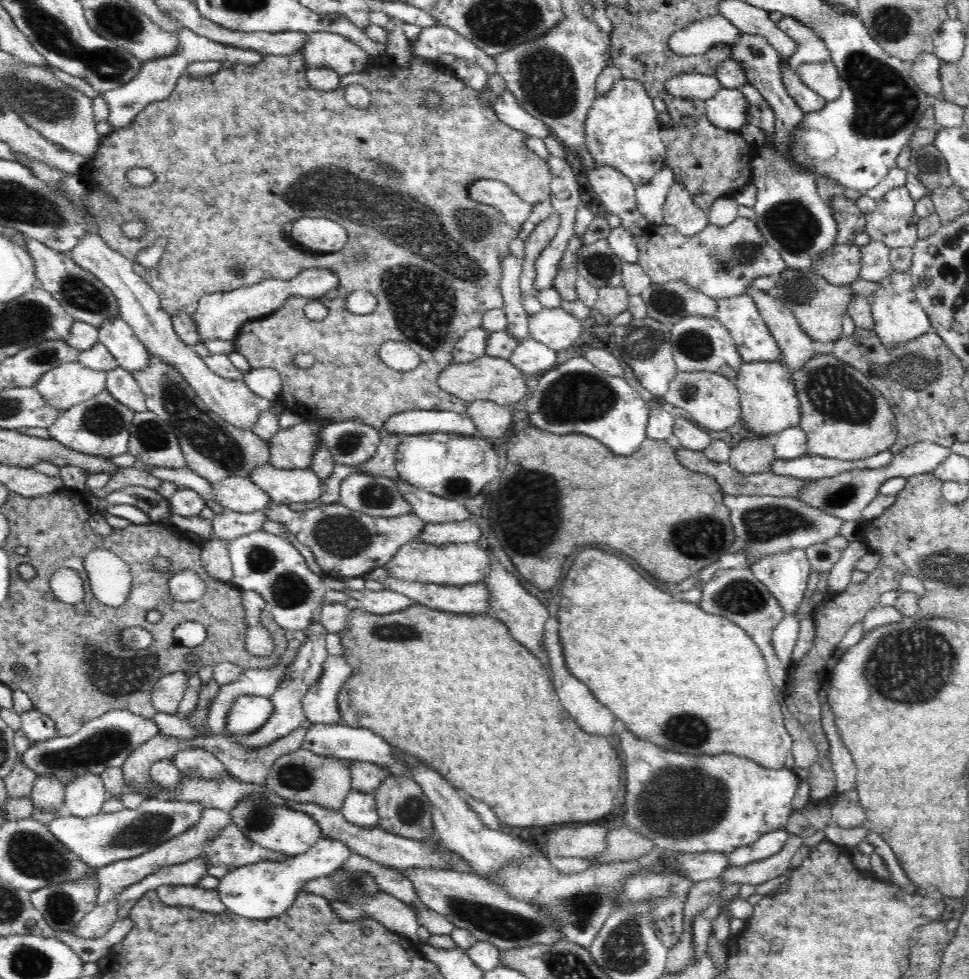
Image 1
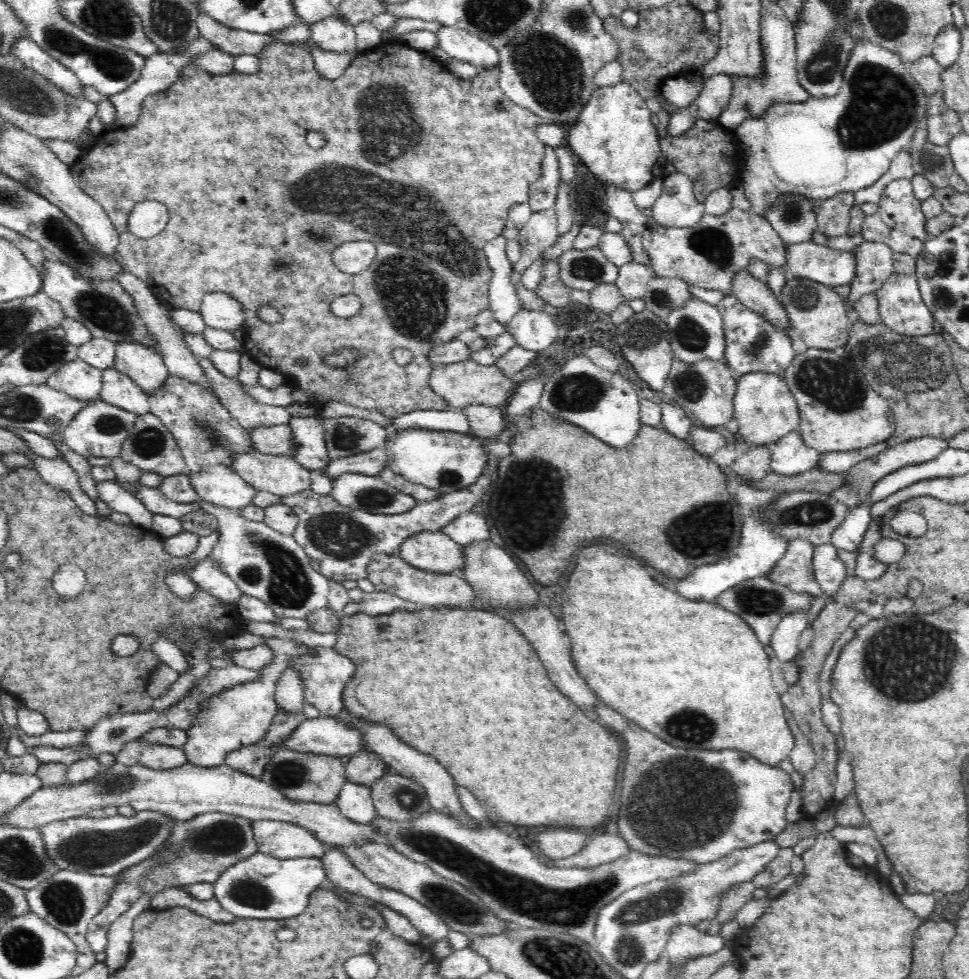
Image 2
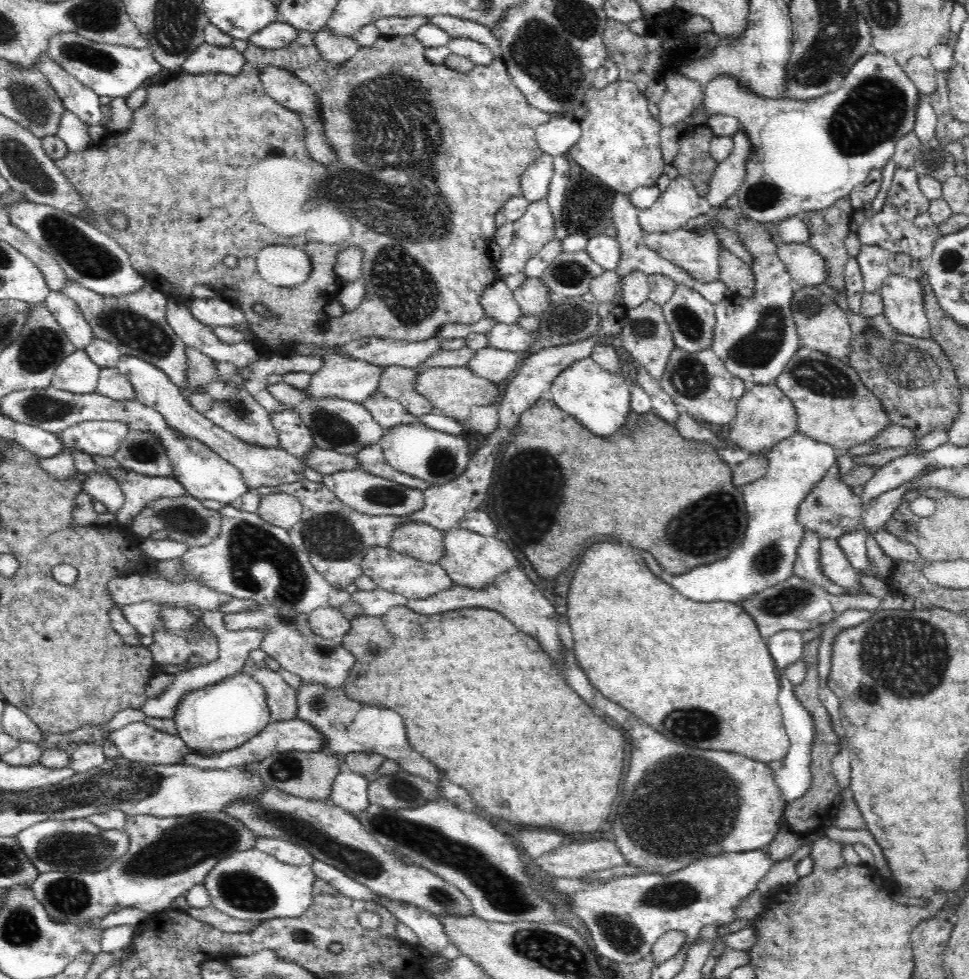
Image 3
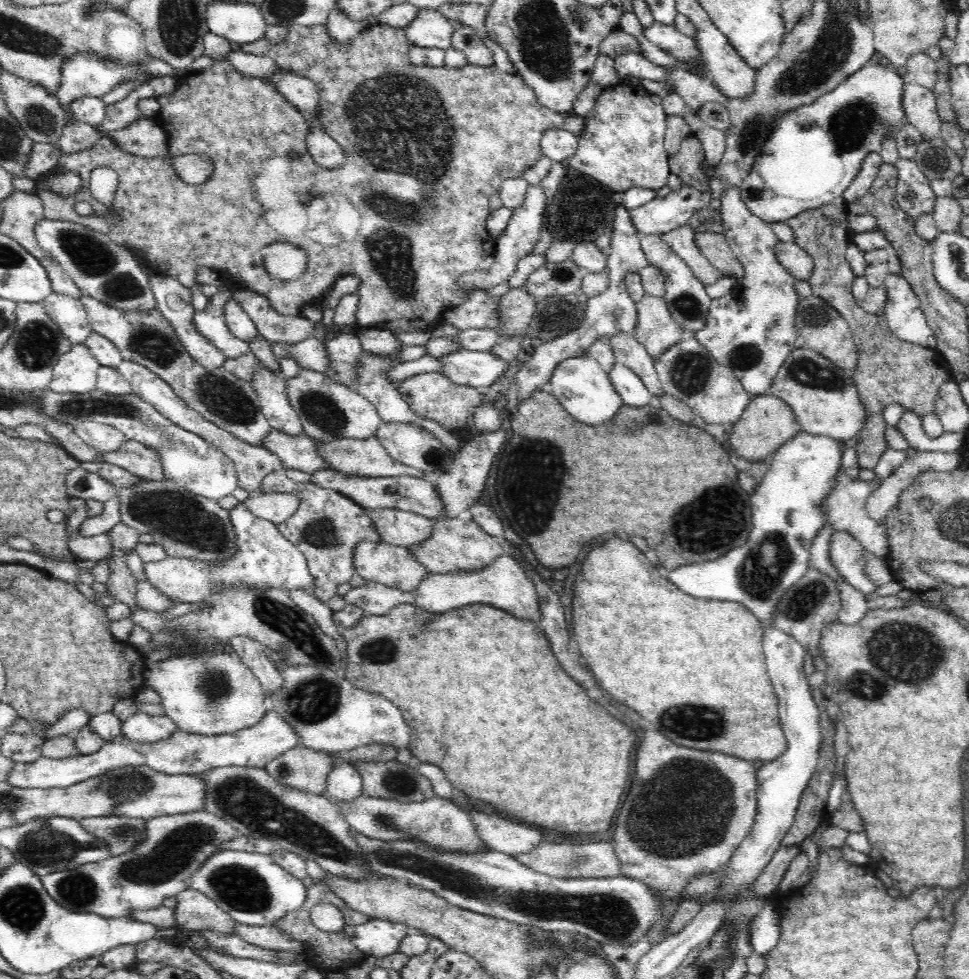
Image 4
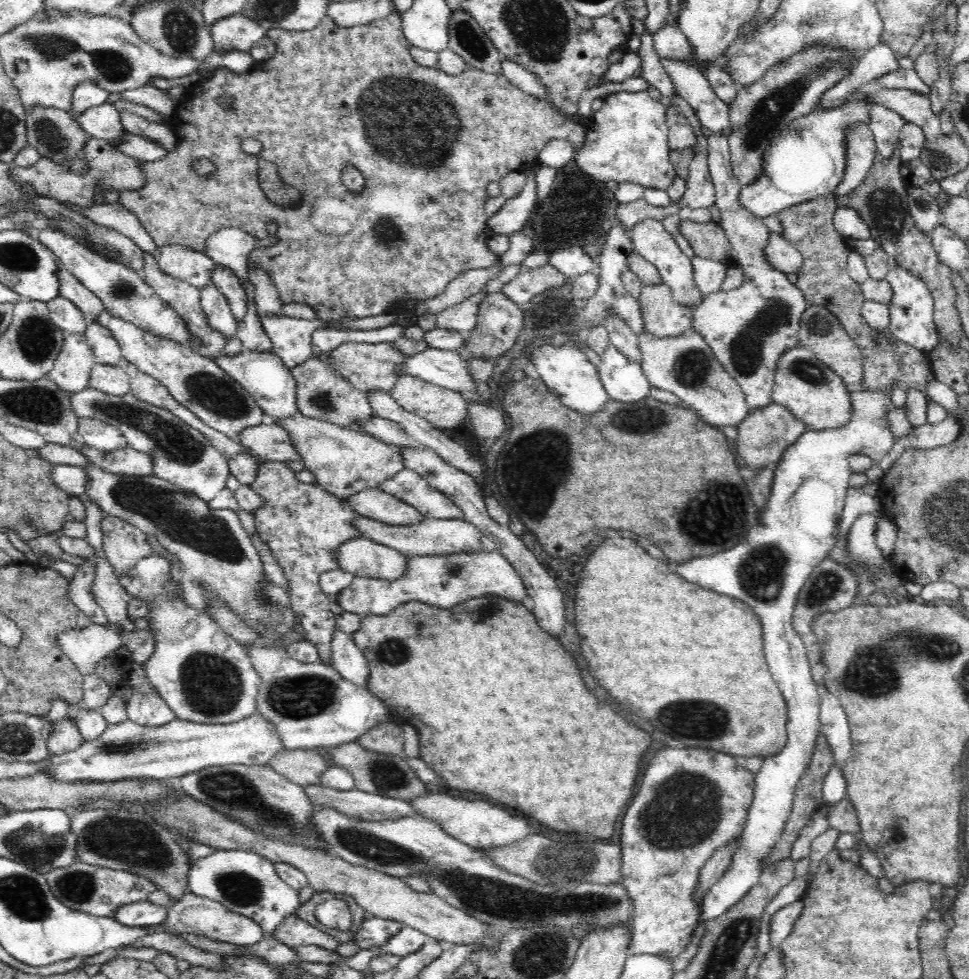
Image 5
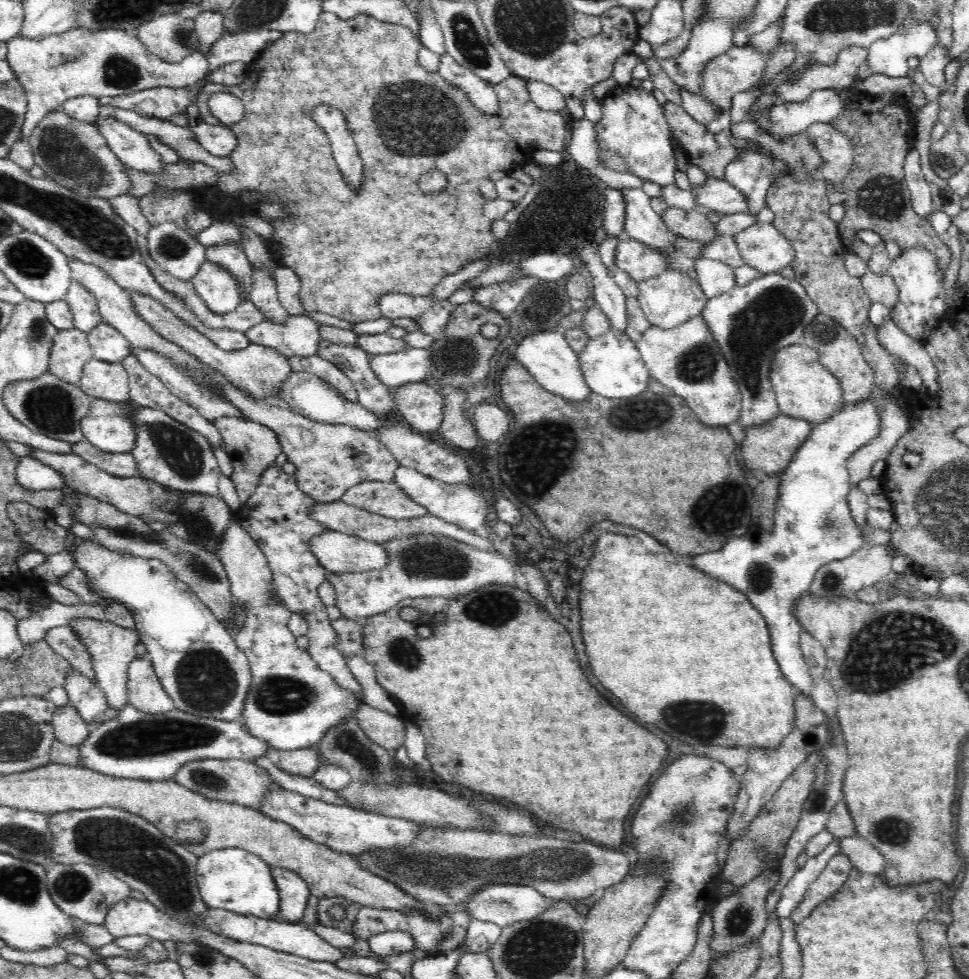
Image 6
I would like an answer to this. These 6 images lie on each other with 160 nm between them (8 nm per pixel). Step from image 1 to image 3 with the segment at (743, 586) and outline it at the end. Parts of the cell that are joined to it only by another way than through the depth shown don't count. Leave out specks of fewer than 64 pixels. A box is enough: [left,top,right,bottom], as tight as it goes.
[737,575,880,641]

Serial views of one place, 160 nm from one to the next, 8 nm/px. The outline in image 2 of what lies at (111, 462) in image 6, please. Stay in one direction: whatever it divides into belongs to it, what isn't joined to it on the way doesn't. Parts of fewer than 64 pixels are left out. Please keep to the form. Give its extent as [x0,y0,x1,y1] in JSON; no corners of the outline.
[119,412,186,477]

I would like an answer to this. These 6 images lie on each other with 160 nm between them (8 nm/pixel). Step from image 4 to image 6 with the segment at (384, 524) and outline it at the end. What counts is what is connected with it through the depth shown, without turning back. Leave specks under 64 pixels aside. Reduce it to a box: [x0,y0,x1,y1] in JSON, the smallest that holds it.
[341,482,427,520]

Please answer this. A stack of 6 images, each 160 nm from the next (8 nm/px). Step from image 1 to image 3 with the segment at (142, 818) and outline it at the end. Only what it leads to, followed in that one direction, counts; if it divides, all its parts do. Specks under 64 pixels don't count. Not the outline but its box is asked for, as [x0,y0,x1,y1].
[14,819,130,874]

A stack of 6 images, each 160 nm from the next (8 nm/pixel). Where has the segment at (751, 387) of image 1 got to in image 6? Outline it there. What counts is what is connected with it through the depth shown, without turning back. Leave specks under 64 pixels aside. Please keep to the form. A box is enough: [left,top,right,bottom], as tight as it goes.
[741,413,814,476]

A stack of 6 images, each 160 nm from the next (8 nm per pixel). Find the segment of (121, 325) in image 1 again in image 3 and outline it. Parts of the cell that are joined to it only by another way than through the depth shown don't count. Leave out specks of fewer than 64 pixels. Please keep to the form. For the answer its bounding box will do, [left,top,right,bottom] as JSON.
[116,355,305,490]

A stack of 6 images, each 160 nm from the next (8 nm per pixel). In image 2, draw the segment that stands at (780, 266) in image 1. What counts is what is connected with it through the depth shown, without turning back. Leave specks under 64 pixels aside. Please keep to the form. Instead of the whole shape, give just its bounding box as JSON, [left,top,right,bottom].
[642,207,787,295]

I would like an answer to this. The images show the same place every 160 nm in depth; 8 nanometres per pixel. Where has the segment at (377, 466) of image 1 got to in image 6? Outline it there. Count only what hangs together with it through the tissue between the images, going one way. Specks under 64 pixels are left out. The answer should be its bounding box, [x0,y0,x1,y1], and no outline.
[214,416,282,503]

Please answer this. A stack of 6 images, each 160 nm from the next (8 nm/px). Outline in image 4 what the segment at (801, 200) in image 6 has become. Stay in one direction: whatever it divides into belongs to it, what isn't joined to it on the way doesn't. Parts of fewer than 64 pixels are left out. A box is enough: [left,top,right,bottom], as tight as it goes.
[786,196,952,470]

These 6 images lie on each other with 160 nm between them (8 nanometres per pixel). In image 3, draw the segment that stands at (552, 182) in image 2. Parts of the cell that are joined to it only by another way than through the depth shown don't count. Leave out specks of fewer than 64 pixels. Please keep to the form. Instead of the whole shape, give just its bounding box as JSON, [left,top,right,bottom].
[521,153,554,203]

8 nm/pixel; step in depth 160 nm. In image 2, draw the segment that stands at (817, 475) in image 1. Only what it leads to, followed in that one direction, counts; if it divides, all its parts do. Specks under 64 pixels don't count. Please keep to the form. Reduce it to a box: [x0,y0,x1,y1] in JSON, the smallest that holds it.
[817,442,888,474]

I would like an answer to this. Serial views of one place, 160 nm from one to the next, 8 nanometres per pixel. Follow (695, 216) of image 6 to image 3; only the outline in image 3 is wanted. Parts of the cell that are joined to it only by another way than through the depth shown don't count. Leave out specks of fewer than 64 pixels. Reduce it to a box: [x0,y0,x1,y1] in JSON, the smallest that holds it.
[720,247,756,299]

